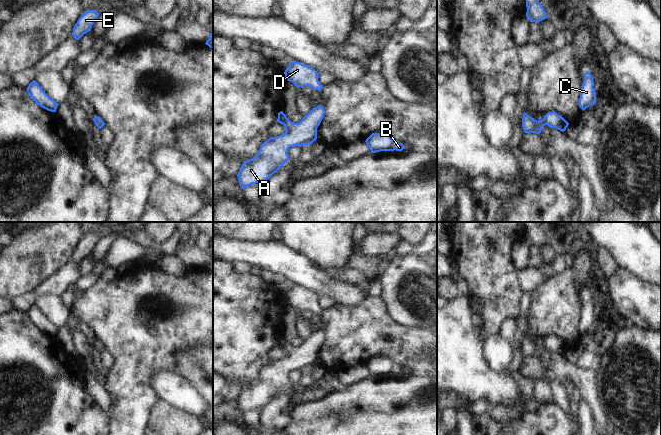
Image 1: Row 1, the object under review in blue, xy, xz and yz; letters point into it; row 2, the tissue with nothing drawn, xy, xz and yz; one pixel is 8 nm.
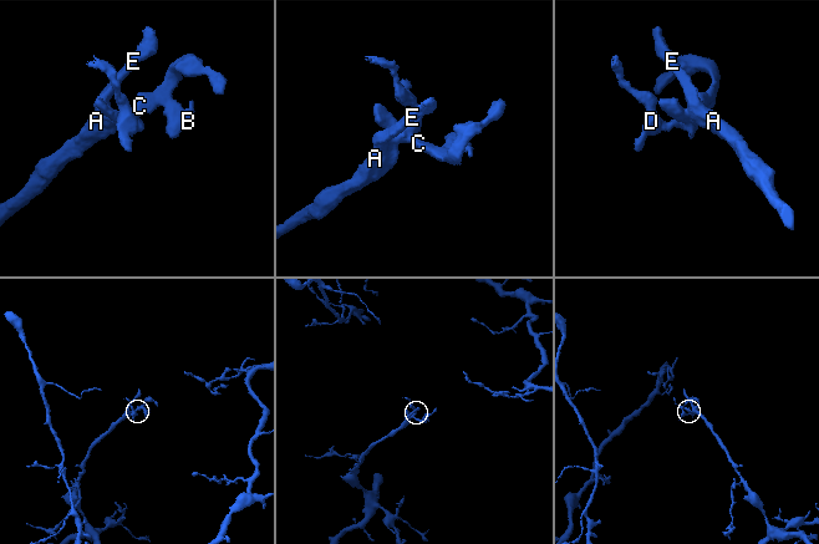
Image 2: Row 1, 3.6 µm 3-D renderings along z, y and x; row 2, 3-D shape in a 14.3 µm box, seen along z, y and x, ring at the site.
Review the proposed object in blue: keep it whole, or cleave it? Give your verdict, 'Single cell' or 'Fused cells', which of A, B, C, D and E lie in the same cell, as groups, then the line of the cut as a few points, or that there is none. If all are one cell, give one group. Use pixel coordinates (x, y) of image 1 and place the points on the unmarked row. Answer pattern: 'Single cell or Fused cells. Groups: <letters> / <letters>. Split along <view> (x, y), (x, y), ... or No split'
Single cell. Groups: A B C D E. No split

